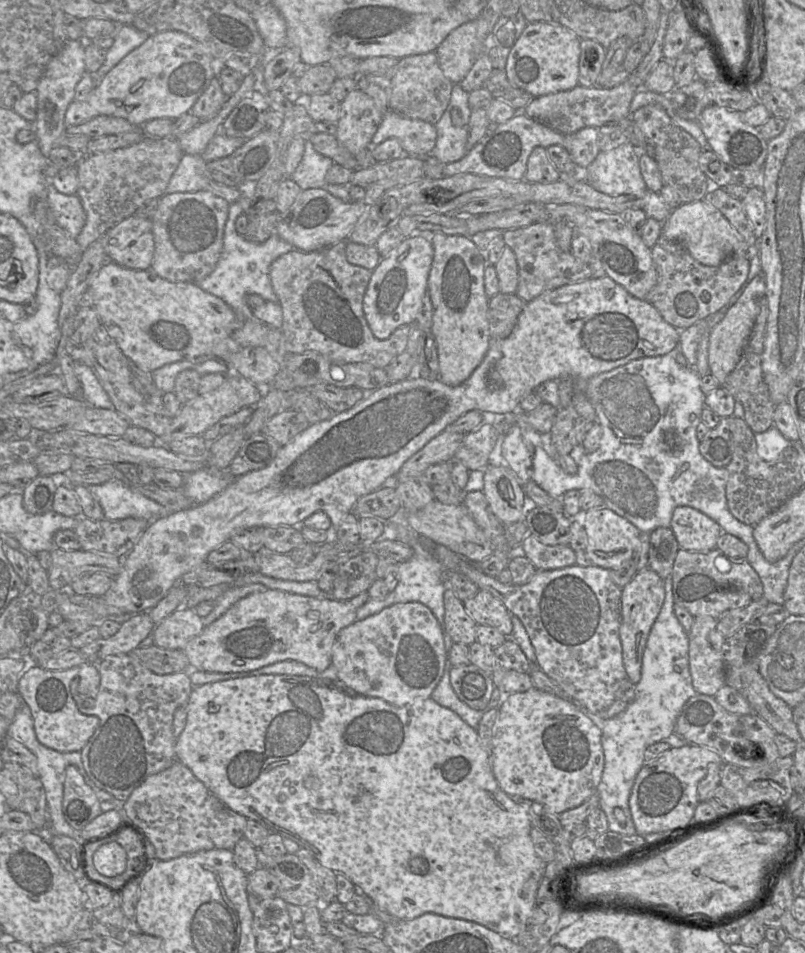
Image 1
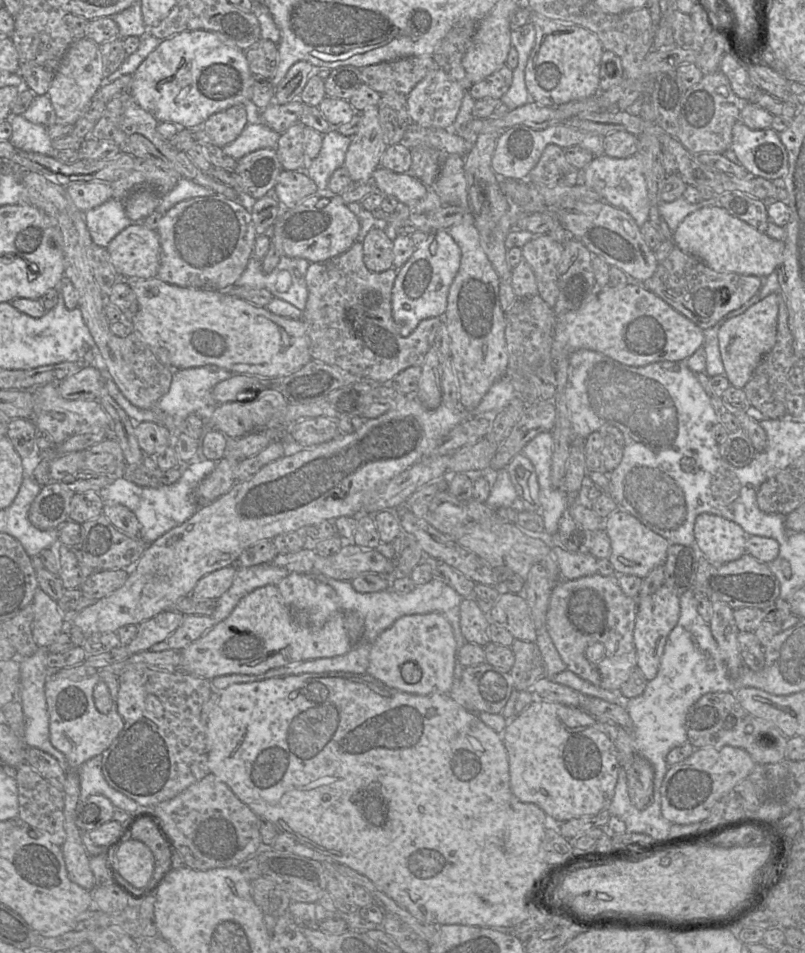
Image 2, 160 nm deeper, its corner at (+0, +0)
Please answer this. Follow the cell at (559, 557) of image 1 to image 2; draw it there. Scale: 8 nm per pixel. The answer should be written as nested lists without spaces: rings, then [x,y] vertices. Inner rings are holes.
[[[552,547],[563,580],[575,580],[597,574],[597,559],[590,554],[570,553]]]

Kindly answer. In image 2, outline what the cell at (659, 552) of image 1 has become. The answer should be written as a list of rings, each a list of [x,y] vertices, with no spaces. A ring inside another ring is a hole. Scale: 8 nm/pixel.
[[[670,544],[663,565],[664,585],[673,590],[679,597],[687,591],[694,590],[700,558],[693,548]]]

